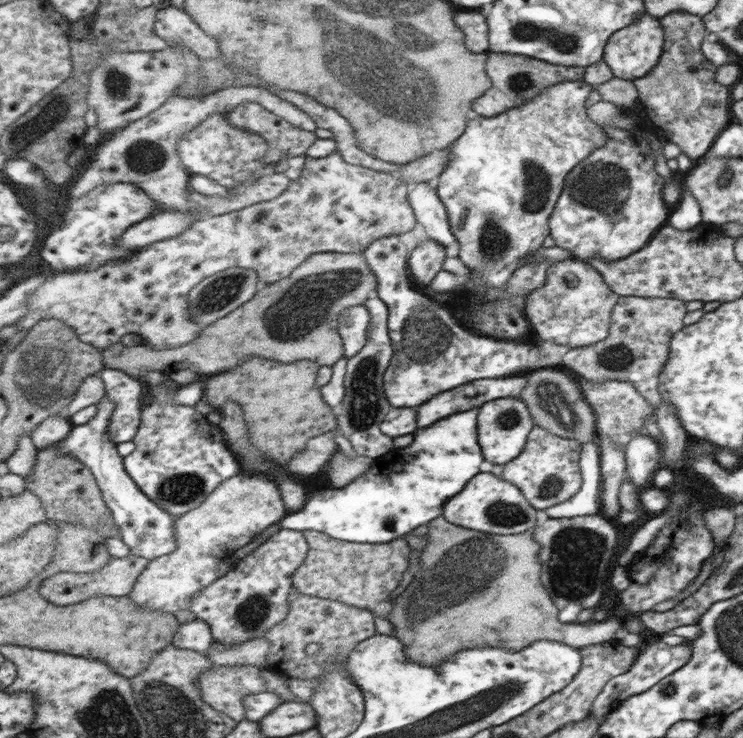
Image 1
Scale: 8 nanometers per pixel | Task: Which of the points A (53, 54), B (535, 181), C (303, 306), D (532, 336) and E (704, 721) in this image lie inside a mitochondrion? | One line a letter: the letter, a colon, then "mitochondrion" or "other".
A: other
B: mitochondrion
C: mitochondrion
D: other
E: other

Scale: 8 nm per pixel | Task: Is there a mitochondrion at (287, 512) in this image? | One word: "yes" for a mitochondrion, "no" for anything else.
no

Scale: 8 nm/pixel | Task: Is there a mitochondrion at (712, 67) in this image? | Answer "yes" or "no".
no

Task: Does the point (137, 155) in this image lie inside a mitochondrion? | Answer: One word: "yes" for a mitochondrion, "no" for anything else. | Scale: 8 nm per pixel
yes

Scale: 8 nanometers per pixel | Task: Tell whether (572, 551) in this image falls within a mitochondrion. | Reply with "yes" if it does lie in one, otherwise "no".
yes

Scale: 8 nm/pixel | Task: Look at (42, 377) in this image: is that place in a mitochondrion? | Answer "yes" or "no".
yes

